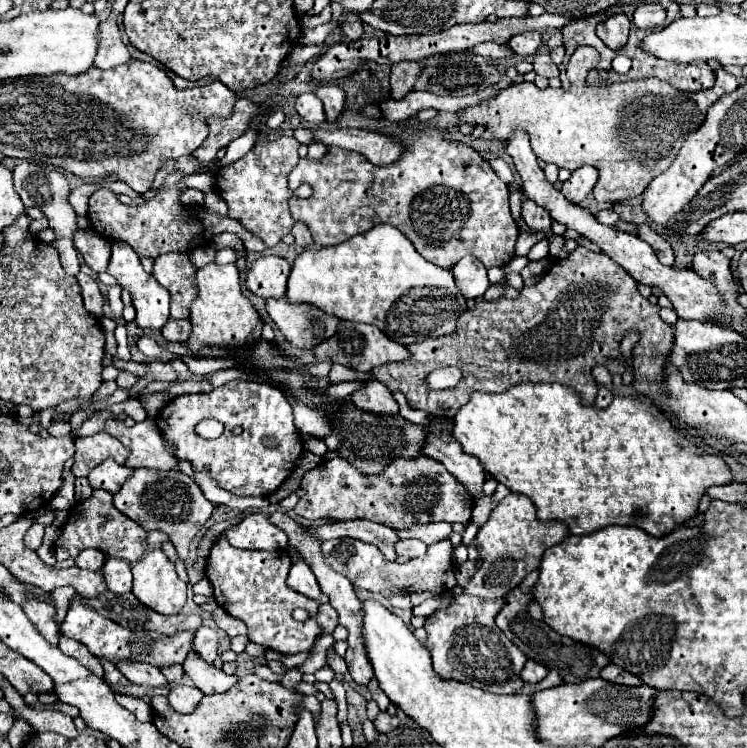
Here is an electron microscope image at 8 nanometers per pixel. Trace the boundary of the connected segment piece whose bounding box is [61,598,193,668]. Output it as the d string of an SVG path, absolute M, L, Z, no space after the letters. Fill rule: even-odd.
M75 598L73 602L75 604L69 608L65 620L61 622L61 634L85 644L93 656L105 658L113 664L117 664L117 662L147 662L157 668L183 664L189 654L189 648L193 644L193 634L189 634L187 630L183 634L173 634L173 636L163 636L157 632L144 630L133 631L99 616L93 608L81 604L79 598Z

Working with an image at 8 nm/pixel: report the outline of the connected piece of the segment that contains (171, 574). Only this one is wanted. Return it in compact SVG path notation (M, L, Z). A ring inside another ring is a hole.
M155 548L133 564L133 594L155 612L179 614L185 606L187 584L179 580L163 550Z

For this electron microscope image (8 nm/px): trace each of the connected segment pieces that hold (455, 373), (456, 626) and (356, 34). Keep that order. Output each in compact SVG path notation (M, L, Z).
M439 368L427 376L427 384L433 390L455 388L459 380L461 380L461 370L457 370L457 368Z
M469 594L453 596L447 608L435 610L425 620L427 642L431 652L435 672L445 680L459 680L475 688L493 694L517 694L525 684L521 680L521 668L525 666L525 654L507 640L507 636L497 628L495 616L503 608L505 600L479 600Z
M355 20L355 22L345 22L345 24L343 24L343 32L347 34L349 40L359 40L361 34L363 34L363 24L361 24L359 20Z

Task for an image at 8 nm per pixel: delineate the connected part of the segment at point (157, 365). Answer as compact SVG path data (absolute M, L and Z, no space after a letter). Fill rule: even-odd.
M151 362L149 364L151 372L145 376L145 378L139 378L137 386L135 386L135 394L131 394L131 398L137 398L137 394L149 384L149 382L155 382L155 380L163 380L163 382L175 382L177 380L177 372L173 370L173 366L169 362Z

